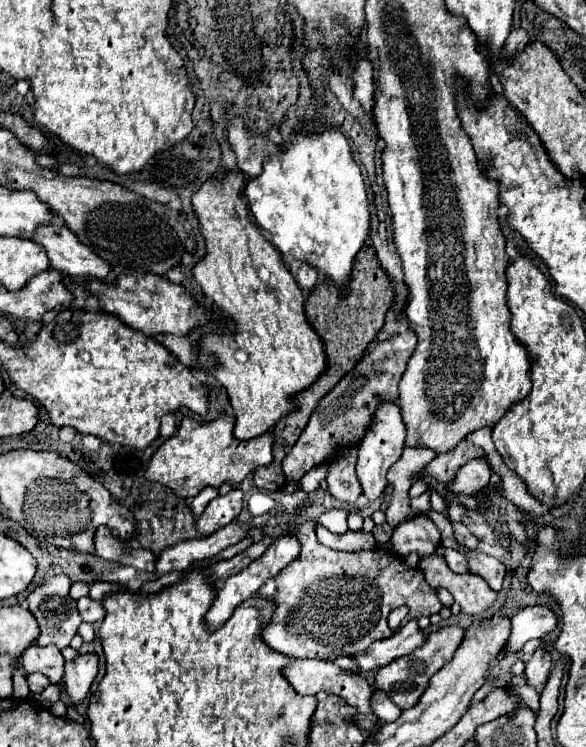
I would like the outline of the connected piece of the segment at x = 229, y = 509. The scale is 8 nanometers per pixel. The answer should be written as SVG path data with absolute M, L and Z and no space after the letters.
M232 489L228 495L218 495L208 503L204 513L196 521L196 529L200 535L212 535L214 531L226 527L230 521L234 521L242 511L244 495L240 489Z

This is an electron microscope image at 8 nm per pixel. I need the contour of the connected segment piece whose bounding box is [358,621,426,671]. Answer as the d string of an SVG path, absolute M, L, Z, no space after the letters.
M410 621L402 629L398 629L394 635L390 635L388 639L374 641L370 649L358 653L360 671L384 667L390 661L394 661L402 655L408 655L414 649L418 649L420 645L424 645L424 639L426 639L426 635L420 631L418 623Z

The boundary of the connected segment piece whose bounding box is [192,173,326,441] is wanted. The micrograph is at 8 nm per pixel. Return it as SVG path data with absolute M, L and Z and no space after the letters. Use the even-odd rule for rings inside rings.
M226 173L224 179L212 177L196 191L196 195L192 195L192 205L202 225L202 235L206 237L208 247L206 257L194 267L194 281L202 287L202 293L212 299L220 315L228 317L234 327L234 335L206 335L200 341L198 361L226 387L230 405L236 415L234 437L240 441L268 433L272 425L280 421L280 417L286 417L290 411L296 409L294 395L310 387L310 383L314 383L326 371L324 343L312 329L312 325L306 321L304 297L298 289L296 279L284 265L282 255L262 237L260 229L248 219L248 209L240 199L244 179L246 177L242 173ZM238 349L248 351L248 363L236 363L234 353Z

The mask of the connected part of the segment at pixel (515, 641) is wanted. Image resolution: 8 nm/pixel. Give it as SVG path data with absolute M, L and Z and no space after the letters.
M524 607L512 617L512 633L506 645L508 651L520 651L524 643L538 641L556 627L556 615L548 607Z

